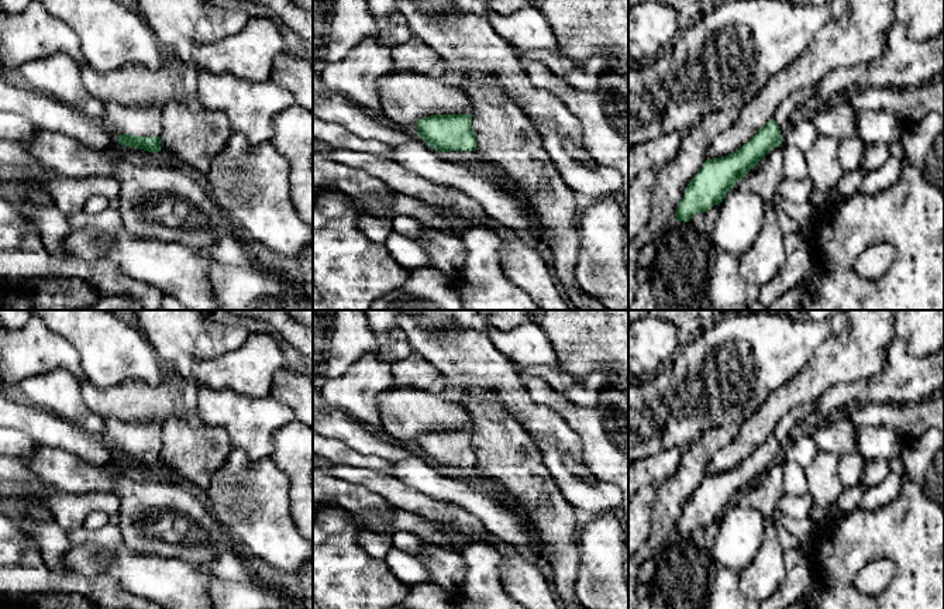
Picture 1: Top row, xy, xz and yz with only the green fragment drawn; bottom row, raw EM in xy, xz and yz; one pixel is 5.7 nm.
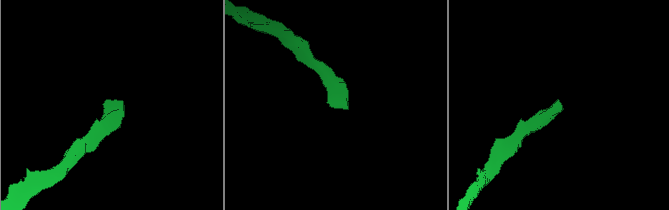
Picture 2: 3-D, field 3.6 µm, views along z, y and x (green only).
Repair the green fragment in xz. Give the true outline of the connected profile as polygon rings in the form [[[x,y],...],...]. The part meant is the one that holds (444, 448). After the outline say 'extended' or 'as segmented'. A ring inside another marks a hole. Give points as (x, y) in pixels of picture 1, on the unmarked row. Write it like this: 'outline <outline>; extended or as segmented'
outline [[[435,430],[417,438],[417,451],[440,472],[459,479],[480,479],[472,430]]]; extended

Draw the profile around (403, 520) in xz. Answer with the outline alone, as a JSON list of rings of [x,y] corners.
[[[396,509],[393,516],[393,523],[389,529],[389,533],[393,534],[396,531],[410,531],[418,536],[421,540],[437,544],[445,550],[454,550],[447,539],[437,530],[428,519],[418,516],[413,512],[407,512],[403,509]]]

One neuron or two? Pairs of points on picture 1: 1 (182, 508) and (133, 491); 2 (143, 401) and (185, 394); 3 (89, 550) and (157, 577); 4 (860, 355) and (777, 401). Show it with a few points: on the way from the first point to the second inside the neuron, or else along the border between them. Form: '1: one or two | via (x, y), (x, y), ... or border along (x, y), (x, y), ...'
1: one | via (169, 498), (145, 498)
2: one | via (152, 401), (165, 401), (175, 396)
3: one | via (103, 567), (126, 567), (140, 574)
4: one | via (839, 360), (830, 364), (806, 388), (798, 391)

